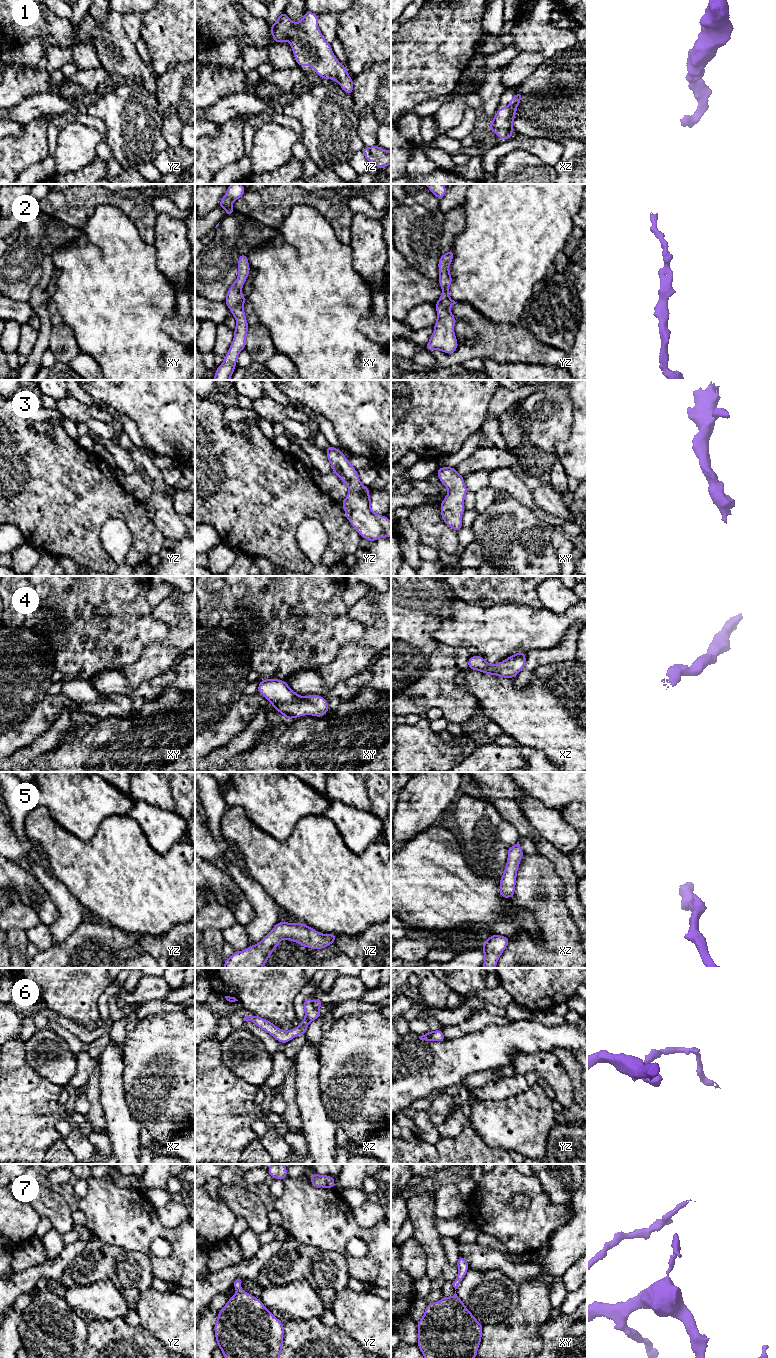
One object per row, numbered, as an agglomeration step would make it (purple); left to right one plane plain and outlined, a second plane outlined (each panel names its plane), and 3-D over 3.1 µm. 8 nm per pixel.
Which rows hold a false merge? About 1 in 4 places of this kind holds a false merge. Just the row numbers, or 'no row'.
6

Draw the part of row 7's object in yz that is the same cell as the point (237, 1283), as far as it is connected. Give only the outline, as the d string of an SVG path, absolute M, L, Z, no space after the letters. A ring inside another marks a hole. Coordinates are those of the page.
M238 1277L233 1287L237 1290L219 1311L214 1325L214 1332L218 1347L225 1358L279 1358L282 1353L284 1324L276 1318L261 1302L253 1295L241 1289L243 1279Z

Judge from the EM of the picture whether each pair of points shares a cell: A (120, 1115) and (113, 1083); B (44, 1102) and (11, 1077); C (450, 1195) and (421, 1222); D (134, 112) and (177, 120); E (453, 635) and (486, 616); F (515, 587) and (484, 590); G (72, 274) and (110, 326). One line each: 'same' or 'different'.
A: same
B: same
C: different
D: different
E: same
F: same
G: same

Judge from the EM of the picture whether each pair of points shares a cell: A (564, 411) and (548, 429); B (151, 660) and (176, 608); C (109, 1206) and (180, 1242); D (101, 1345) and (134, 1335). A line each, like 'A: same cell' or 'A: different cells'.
A: same cell
B: same cell
C: same cell
D: same cell

